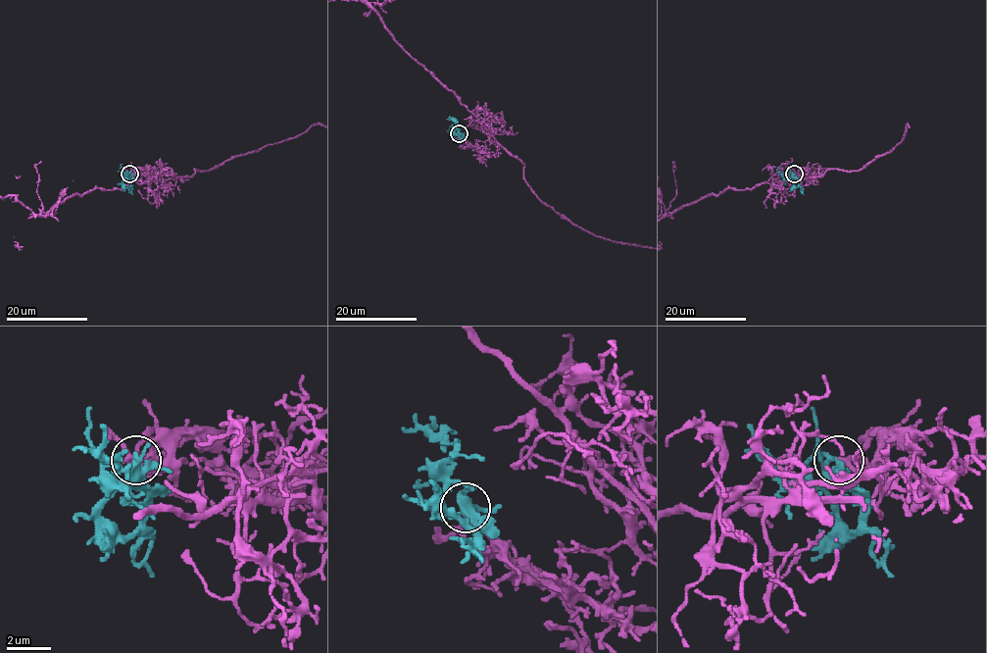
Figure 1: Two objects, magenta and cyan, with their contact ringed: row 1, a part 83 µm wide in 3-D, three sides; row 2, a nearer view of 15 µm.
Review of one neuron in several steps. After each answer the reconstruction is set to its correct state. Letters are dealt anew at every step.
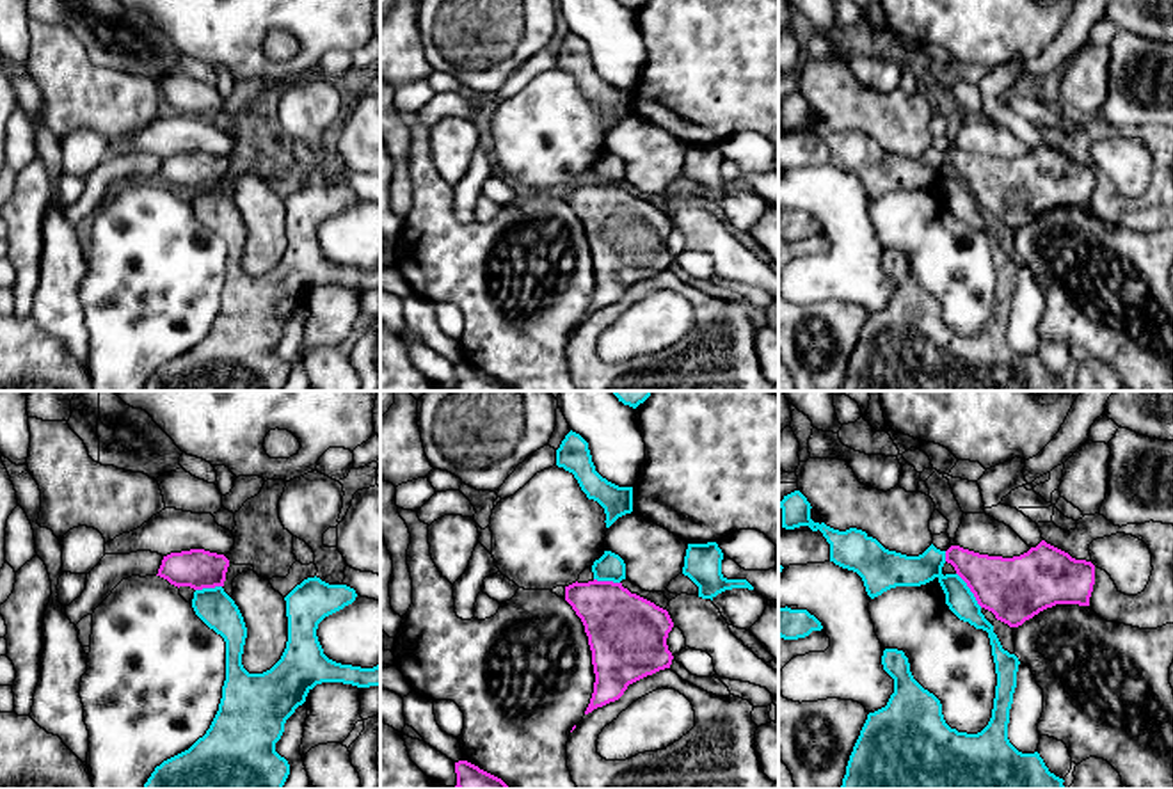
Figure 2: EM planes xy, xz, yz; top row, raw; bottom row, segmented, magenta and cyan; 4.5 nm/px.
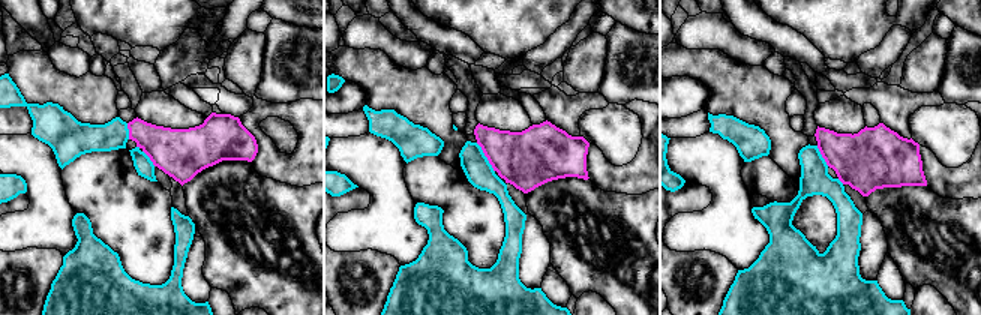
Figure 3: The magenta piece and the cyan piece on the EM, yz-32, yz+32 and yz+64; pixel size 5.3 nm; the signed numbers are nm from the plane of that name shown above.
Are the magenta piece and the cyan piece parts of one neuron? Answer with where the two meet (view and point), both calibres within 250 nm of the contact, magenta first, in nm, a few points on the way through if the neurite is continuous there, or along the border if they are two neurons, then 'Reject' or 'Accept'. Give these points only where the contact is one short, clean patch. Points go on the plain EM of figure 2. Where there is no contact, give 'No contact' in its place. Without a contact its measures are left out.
Touches magenta at yz (971, 192). Thickness 280 nm (magenta) against 130 nm. Accept

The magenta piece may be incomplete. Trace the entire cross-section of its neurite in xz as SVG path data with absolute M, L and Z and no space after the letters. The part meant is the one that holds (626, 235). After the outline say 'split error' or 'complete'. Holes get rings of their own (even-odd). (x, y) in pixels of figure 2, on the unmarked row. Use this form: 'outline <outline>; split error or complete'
outline M604 153L604 156L594 163L592 174L592 183L576 183L565 188L565 203L585 227L595 275L594 295L585 316L618 302L629 286L670 270L674 261L666 247L674 224L666 211L622 188L620 183L626 181L624 162L611 153Z; split error

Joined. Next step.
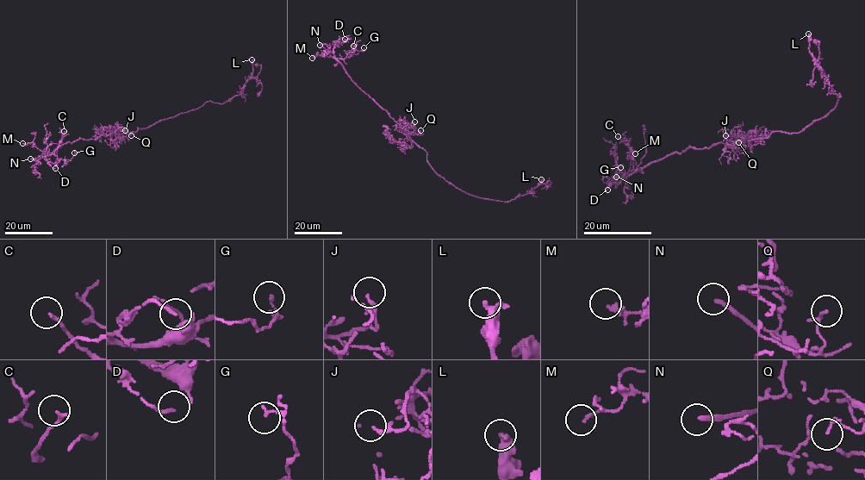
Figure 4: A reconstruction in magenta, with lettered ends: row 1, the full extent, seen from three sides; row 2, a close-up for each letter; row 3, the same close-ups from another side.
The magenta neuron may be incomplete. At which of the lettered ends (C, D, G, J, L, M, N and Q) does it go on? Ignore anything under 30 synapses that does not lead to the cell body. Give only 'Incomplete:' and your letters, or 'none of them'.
Incomplete: N

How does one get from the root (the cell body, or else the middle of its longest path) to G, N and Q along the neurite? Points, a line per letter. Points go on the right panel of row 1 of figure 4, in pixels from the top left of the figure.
G: (776, 132), (768, 137), (671, 152), (626, 177), (624, 167), (620, 167)
N: (776, 132), (768, 137), (714, 143), (708, 148), (688, 147), (616, 177)
Q: (776, 132), (768, 137), (749, 140), (742, 140), (740, 136), (745, 140), (738, 142)

